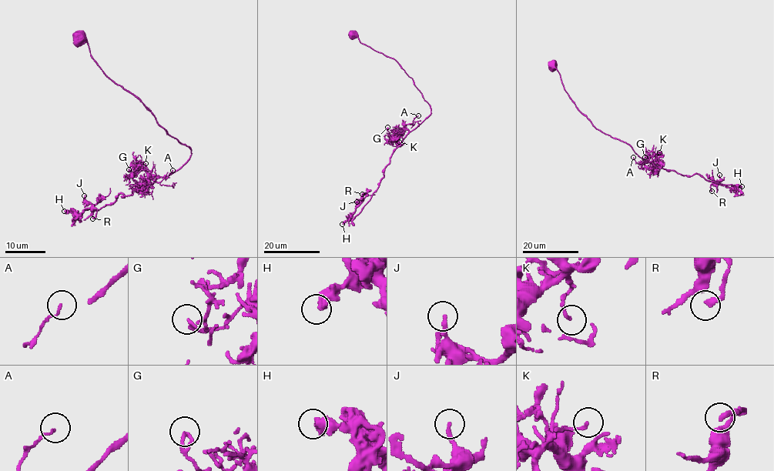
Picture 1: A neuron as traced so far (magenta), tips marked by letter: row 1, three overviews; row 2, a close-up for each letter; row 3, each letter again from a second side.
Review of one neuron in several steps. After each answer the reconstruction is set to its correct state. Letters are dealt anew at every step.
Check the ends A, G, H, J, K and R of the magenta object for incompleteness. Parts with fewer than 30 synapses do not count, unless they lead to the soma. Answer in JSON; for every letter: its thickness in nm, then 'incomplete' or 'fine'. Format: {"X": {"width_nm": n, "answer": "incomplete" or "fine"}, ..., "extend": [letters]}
{"A": {"width_nm": 100, "answer": "fine"}, "G": {"width_nm": 180, "answer": "fine"}, "H": {"width_nm": 500, "answer": "fine"}, "J": {"width_nm": 220, "answer": "fine"}, "K": {"width_nm": 130, "answer": "fine"}, "R": {"width_nm": 280, "answer": "fine"}, "extend": []}

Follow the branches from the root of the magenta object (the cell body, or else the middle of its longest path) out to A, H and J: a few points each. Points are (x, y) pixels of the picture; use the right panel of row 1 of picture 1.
A: (552, 64), (556, 65), (564, 89), (591, 124), (627, 143), (648, 162), (641, 165), (633, 157)
H: (552, 64), (564, 89), (591, 124), (627, 143), (647, 162), (682, 175), (697, 173), (735, 188), (742, 186)
J: (552, 64), (575, 106), (597, 129), (658, 167), (697, 173), (735, 189), (721, 184), (719, 175)

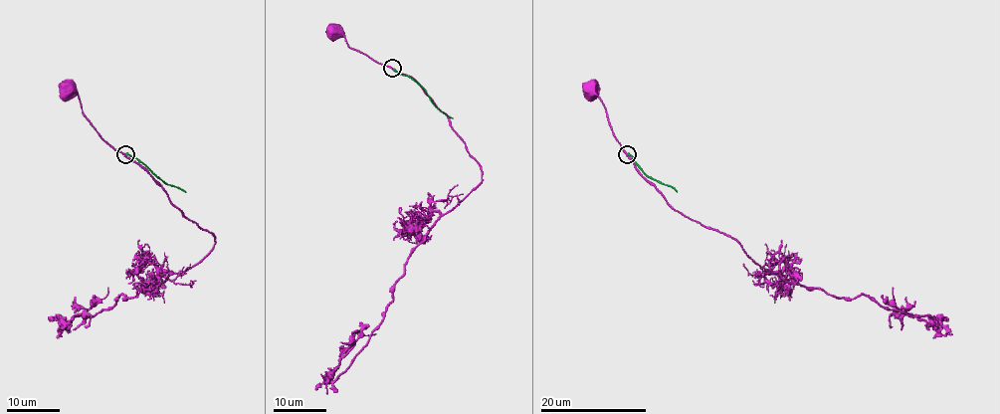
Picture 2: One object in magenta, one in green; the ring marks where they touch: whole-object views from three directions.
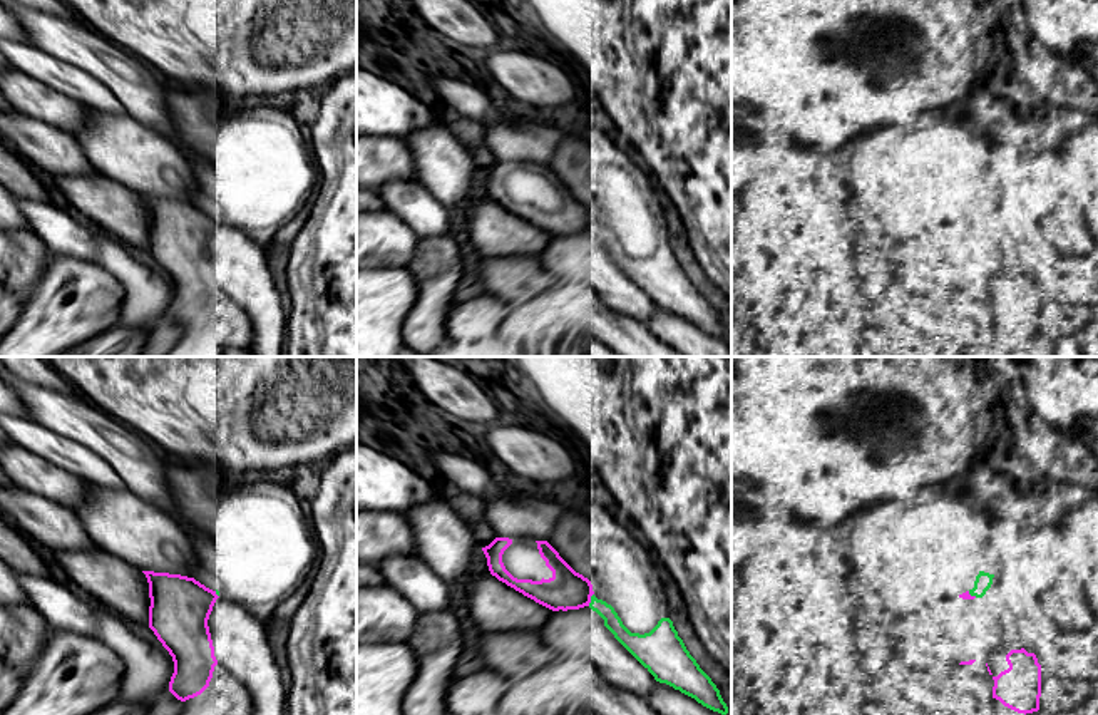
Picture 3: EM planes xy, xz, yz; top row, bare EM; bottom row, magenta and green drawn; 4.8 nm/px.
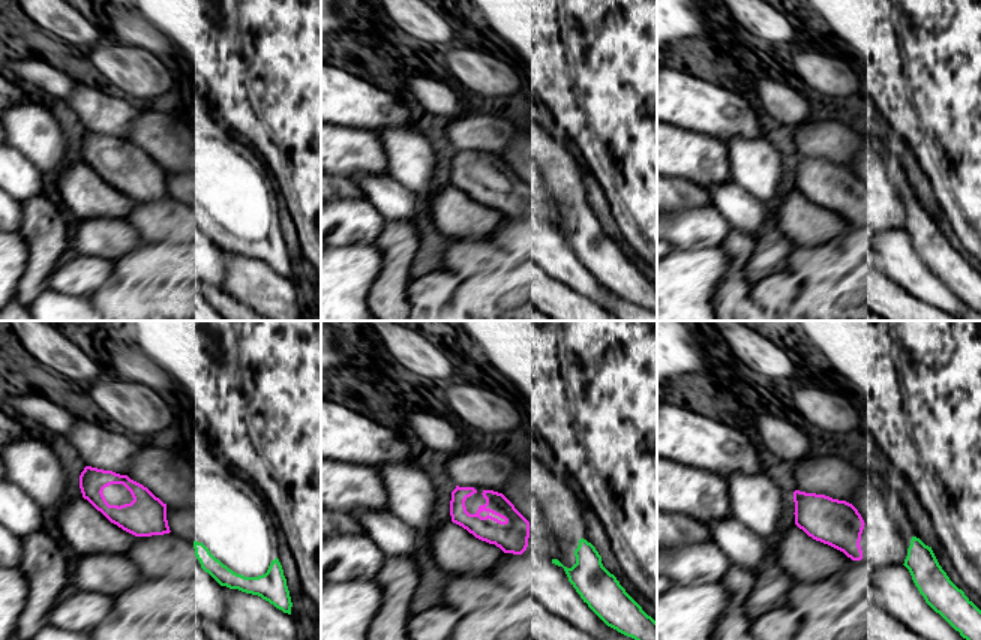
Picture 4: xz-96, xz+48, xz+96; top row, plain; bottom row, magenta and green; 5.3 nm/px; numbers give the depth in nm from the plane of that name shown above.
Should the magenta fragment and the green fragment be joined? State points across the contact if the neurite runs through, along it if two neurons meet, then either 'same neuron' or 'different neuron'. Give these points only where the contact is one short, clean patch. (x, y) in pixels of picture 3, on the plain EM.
different neuron

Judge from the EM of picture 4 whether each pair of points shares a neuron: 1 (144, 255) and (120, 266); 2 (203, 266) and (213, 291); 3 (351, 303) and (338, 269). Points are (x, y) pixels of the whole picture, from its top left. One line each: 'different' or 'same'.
1: same
2: different
3: same

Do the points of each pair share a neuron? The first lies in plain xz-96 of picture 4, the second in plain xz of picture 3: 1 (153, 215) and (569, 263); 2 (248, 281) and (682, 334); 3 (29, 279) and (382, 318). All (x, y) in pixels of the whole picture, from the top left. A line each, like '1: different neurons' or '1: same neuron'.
1: same neuron
2: same neuron
3: different neurons

